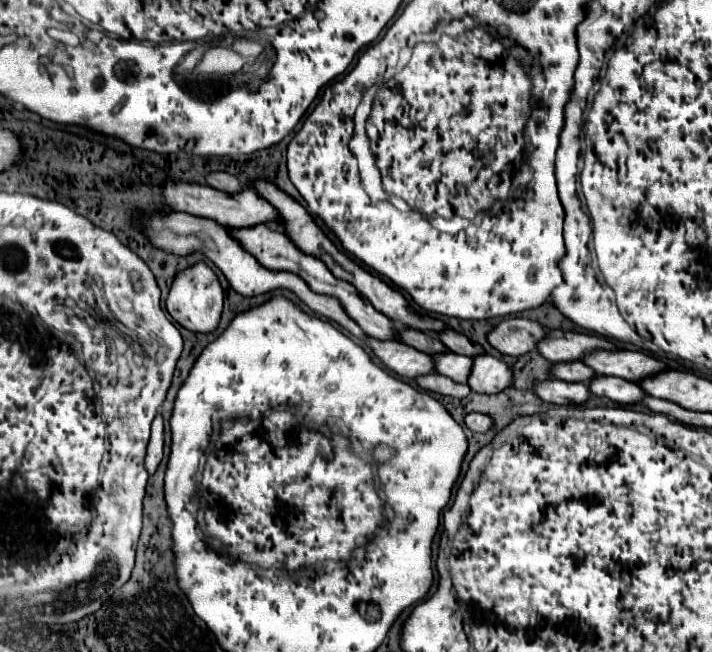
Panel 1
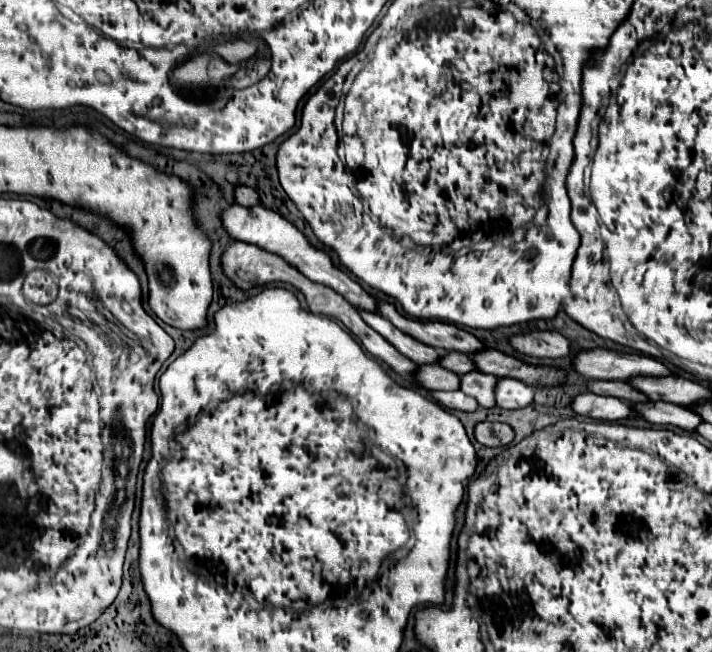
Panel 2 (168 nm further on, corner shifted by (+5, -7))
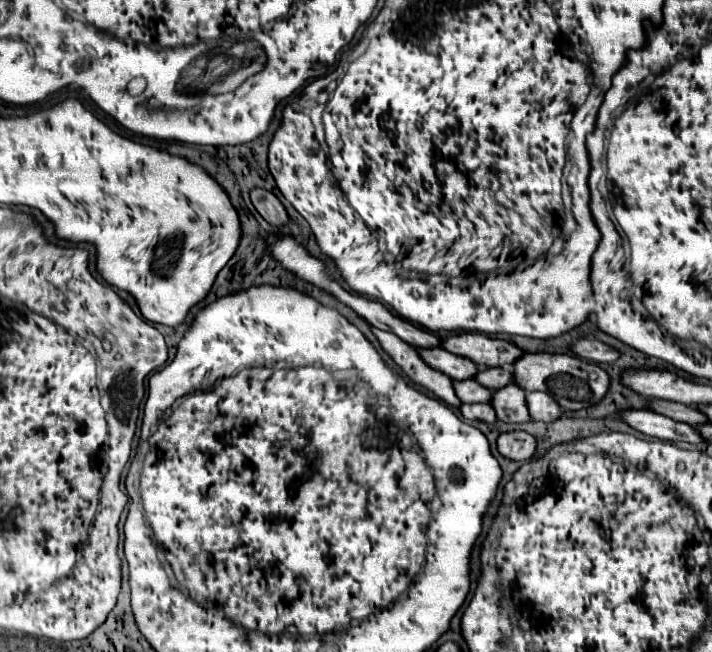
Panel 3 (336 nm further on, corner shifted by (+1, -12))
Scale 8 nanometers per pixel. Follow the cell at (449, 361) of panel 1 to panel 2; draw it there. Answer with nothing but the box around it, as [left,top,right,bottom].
[459,371,497,409]

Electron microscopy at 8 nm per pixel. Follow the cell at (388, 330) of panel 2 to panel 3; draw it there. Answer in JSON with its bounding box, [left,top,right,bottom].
[417,348,479,380]

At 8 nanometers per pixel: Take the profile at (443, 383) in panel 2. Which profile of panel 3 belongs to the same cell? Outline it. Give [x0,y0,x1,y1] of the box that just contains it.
[455,380,493,404]

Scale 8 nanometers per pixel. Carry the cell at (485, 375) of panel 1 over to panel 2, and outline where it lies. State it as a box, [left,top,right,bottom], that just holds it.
[495,377,533,409]

